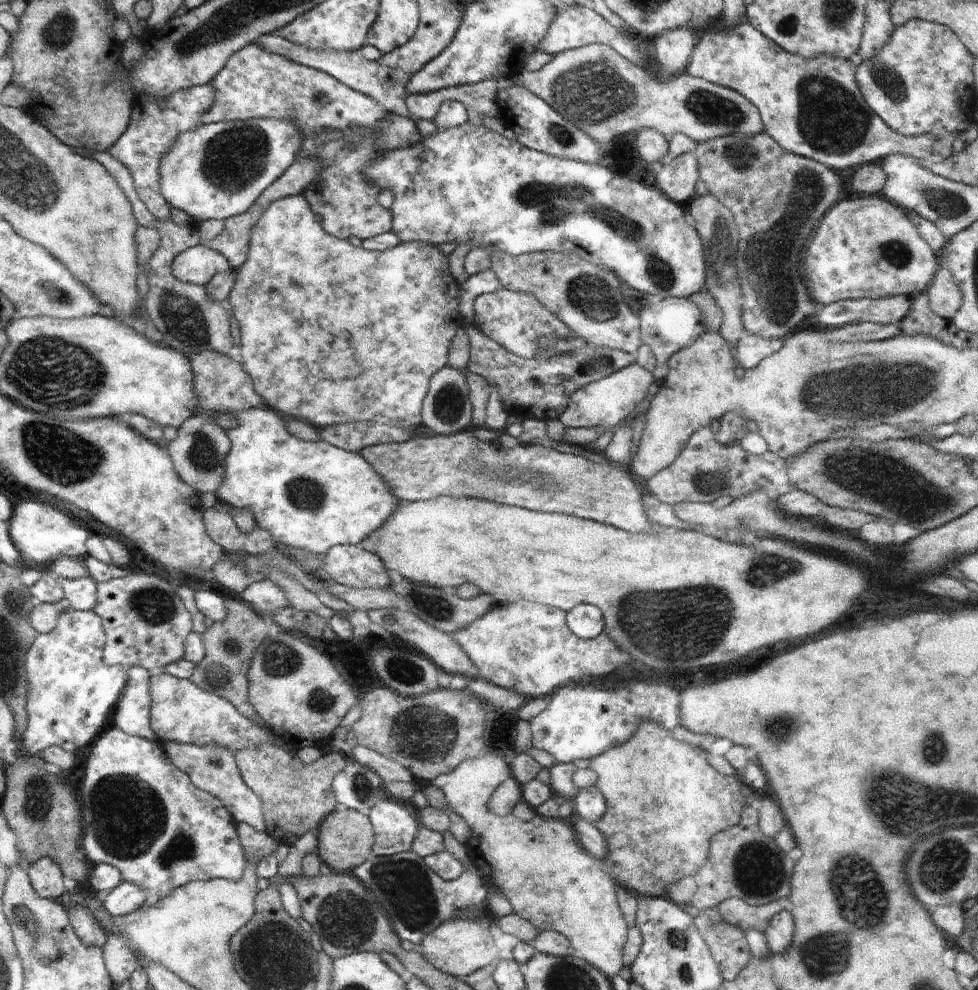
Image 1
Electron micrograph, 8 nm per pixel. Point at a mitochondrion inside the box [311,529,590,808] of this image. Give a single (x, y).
(427, 736)

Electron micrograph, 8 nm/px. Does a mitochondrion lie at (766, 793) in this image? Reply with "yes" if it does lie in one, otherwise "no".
no

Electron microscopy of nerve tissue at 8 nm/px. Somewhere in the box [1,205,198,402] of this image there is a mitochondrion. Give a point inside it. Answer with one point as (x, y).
(59, 294)

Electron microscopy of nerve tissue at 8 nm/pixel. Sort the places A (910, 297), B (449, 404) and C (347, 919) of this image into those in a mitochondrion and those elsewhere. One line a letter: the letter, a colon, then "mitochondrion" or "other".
A: other
B: mitochondrion
C: mitochondrion

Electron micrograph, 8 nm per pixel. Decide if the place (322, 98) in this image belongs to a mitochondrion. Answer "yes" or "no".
yes

